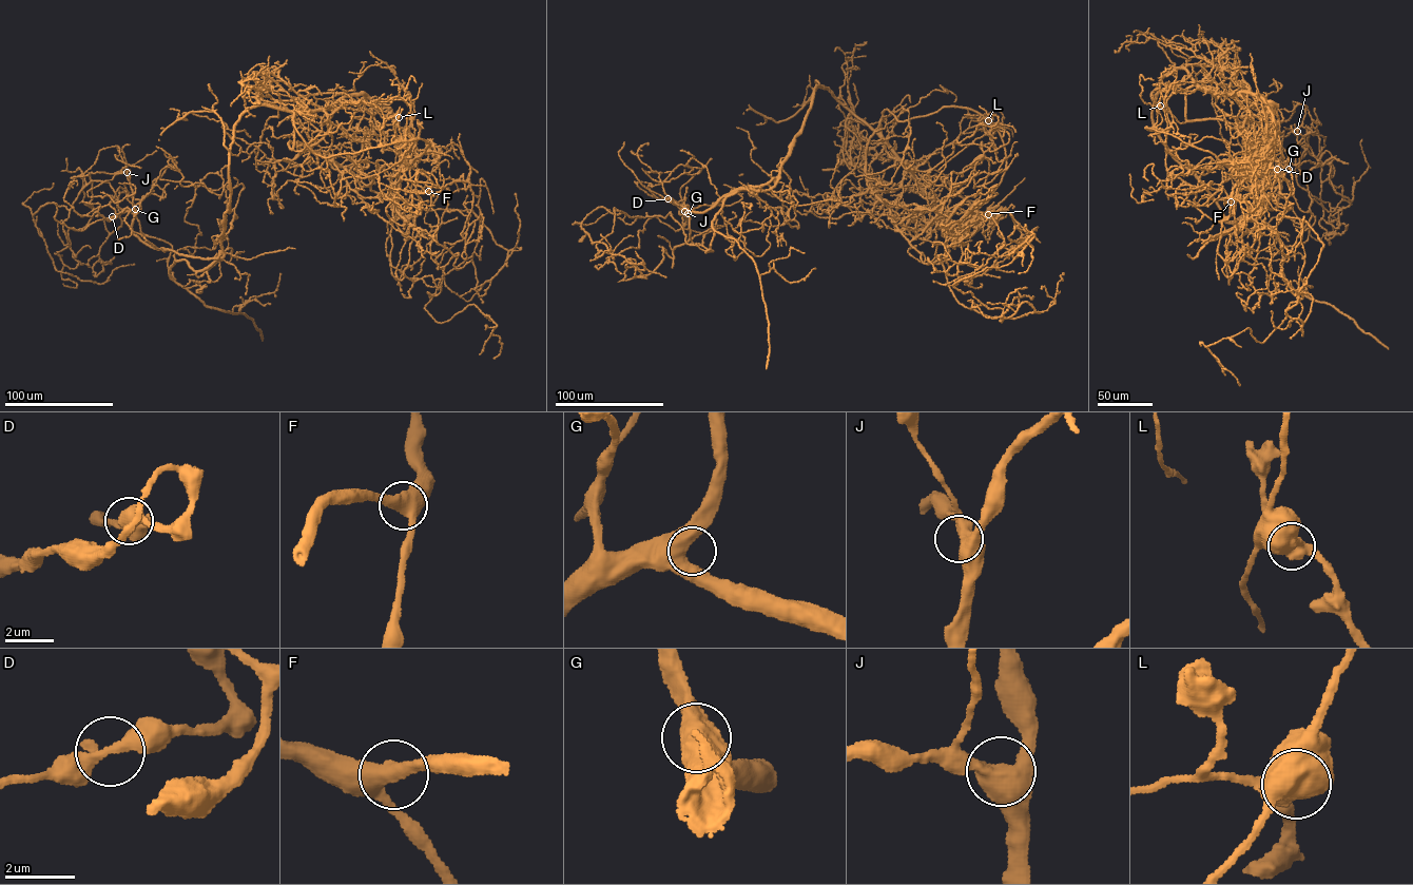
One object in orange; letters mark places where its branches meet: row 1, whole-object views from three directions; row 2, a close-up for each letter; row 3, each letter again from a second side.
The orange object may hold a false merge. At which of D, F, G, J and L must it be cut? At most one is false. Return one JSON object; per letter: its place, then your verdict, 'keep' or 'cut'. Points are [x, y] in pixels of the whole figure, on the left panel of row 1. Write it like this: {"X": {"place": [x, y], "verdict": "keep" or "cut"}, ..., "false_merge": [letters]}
{"D": {"place": [112, 216], "verdict": "keep"}, "F": {"place": [428, 191], "verdict": "keep"}, "G": {"place": [135, 209], "verdict": "keep"}, "J": {"place": [127, 172], "verdict": "keep"}, "L": {"place": [399, 117], "verdict": "cut"}, "false_merge": ["L"]}

